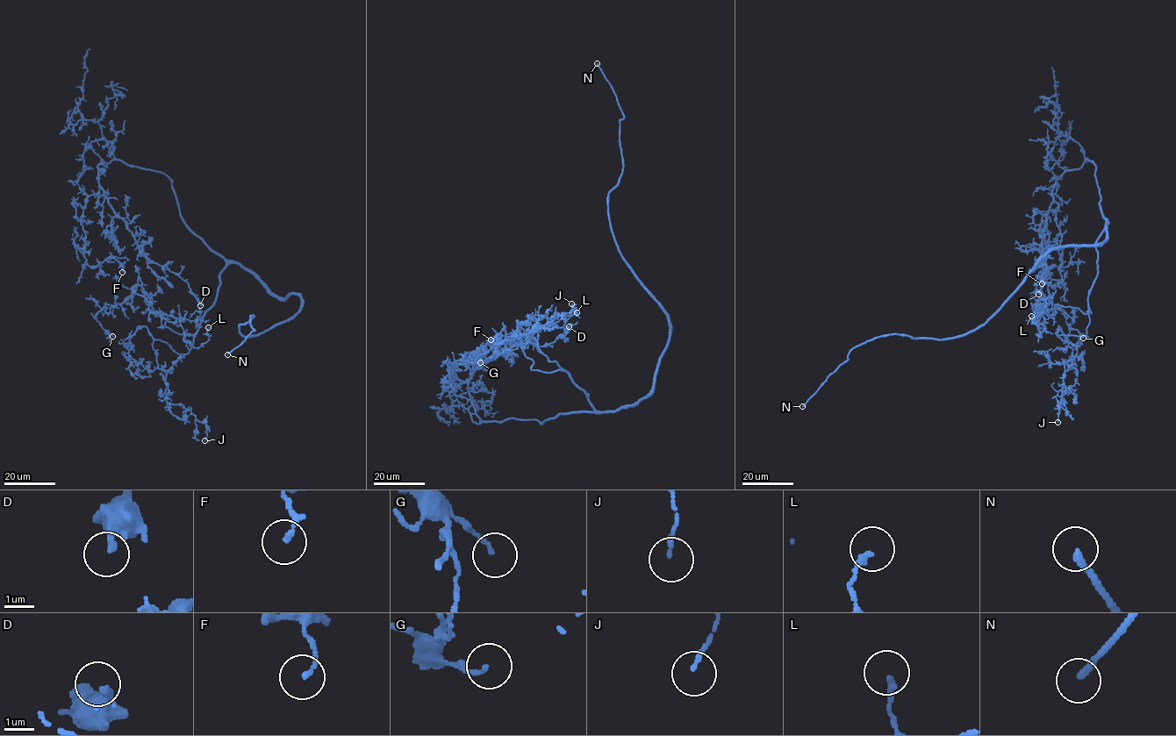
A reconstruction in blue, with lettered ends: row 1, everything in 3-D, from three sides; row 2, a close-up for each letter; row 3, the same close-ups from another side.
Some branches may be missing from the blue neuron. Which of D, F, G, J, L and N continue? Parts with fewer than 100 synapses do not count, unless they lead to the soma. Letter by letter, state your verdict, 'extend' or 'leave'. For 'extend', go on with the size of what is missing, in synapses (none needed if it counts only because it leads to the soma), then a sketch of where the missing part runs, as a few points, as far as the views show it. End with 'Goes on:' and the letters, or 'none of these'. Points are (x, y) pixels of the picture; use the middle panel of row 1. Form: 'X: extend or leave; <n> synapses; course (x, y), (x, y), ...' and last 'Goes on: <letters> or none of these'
D: leave
F: leave
G: leave
J: leave
L: leave
N: extend; course (597, 63), (577, 41), (577, 31), (574, 28), (574, 30)
Goes on: N

